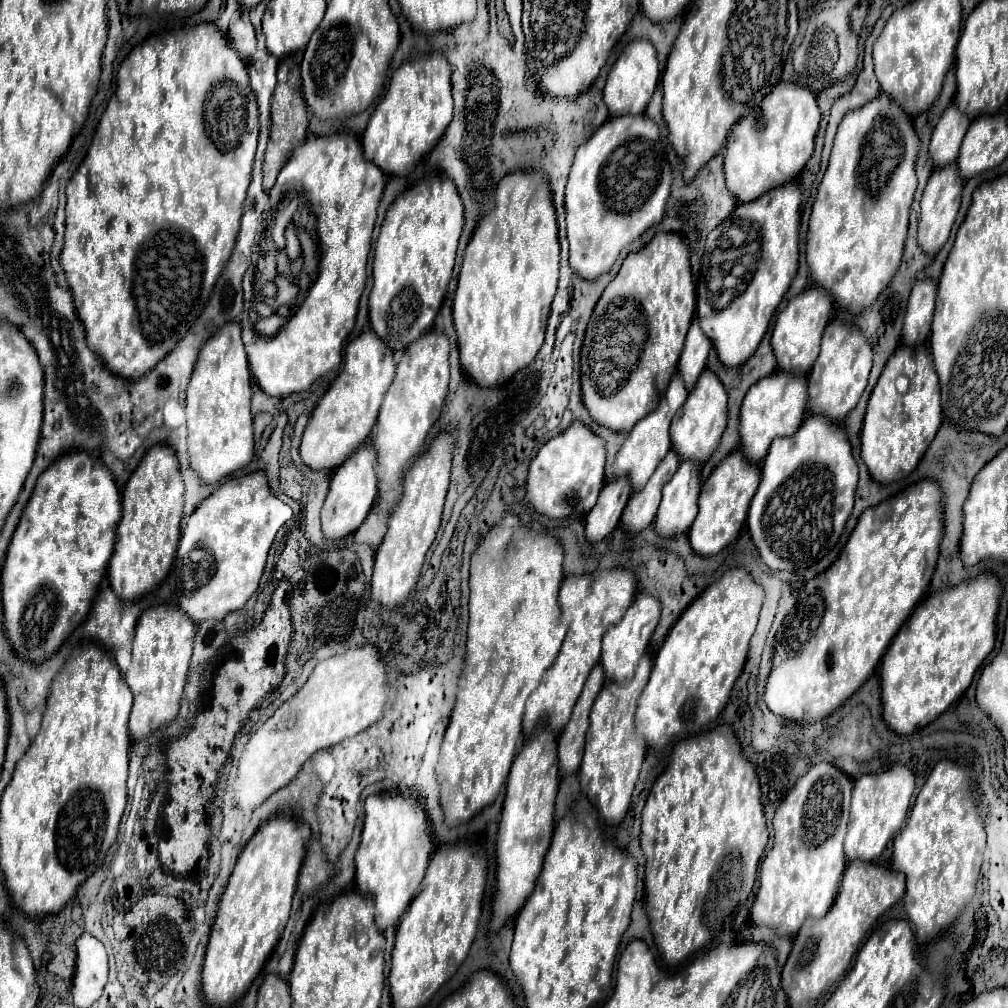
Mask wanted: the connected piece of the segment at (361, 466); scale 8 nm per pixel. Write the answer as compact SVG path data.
M364 442L356 448L356 452L334 470L330 492L322 508L322 532L326 538L342 538L358 530L368 512L374 506L378 494L378 478L376 478L376 450L370 442Z

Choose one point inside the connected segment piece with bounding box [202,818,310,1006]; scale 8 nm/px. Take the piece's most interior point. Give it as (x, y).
(255, 906)

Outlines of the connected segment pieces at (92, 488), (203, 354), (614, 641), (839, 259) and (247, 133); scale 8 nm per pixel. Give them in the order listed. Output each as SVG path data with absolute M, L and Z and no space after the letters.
M68 452L54 460L36 482L30 502L26 504L18 528L8 546L2 568L2 604L4 626L16 654L28 662L50 658L64 638L82 624L96 596L98 584L106 572L114 548L114 536L122 518L120 492L108 468L92 462L86 452Z
M236 322L224 324L206 340L194 364L186 392L190 466L202 482L216 484L252 460L254 434L250 414L250 370Z
M638 592L632 606L626 610L622 620L610 626L602 638L602 666L606 674L606 682L624 682L634 676L640 656L646 652L650 636L660 620L660 600L648 592Z
M886 94L860 106L856 112L848 112L836 132L828 170L818 186L816 202L812 206L806 262L812 280L816 280L816 284L822 286L842 308L854 314L860 314L864 308L872 306L900 266L908 238L910 206L918 184L914 172L918 152L920 144L912 118L904 114L904 110Z
M202 22L198 26L178 30L172 34L150 36L142 44L138 44L122 62L116 74L116 90L110 96L108 106L98 122L88 154L66 186L66 236L64 250L60 254L60 264L66 272L76 312L86 328L86 342L114 374L122 378L140 378L146 372L150 372L178 344L178 340L186 334L186 330L204 310L214 282L226 266L238 236L242 206L250 184L252 162L258 144L258 132L258 104L248 84L246 64L214 24Z

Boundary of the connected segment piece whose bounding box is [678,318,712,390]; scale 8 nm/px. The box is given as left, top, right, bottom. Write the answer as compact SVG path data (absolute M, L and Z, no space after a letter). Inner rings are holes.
M694 318L692 324L690 324L686 342L684 342L684 350L682 350L680 362L678 362L678 372L684 378L684 384L686 384L688 390L694 388L698 376L706 368L706 358L708 358L710 348L712 348L710 338L702 332L700 320Z

